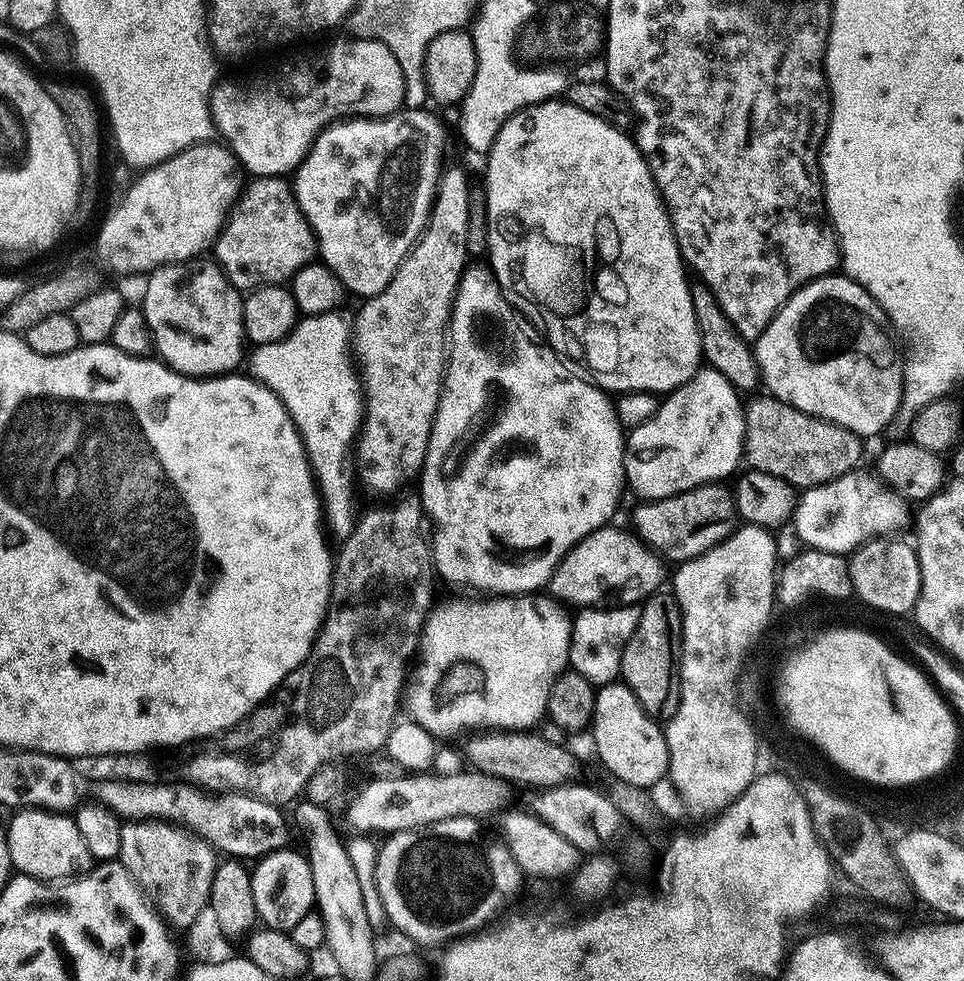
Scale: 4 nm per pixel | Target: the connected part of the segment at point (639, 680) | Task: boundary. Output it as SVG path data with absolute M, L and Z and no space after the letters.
M657 590L639 605L638 626L621 654L619 679L638 698L642 710L657 722L667 722L680 705L680 642L683 616L675 595Z

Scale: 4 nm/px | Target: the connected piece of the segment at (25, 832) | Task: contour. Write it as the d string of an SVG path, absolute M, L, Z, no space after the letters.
M25 808L13 816L16 817L6 825L6 831L12 866L17 873L45 882L67 882L92 871L92 855L86 850L86 842L71 815L43 808Z

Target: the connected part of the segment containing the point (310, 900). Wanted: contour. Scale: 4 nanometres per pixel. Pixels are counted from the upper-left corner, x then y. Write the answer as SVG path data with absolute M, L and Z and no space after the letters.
M285 846L255 861L252 869L252 889L257 917L267 927L291 930L317 907L314 879L308 857L303 851L291 852Z

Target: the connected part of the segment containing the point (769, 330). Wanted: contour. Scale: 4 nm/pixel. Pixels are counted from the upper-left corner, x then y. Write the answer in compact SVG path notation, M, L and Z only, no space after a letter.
M829 274L819 276L817 280L812 280L809 284L804 284L795 292L791 298L779 308L772 321L764 327L762 334L755 337L754 357L756 360L756 369L760 372L760 380L765 384L767 391L776 396L782 402L802 410L808 416L817 416L819 420L828 420L840 428L845 428L856 433L861 438L867 436L876 436L884 427L896 417L896 410L900 404L900 394L904 389L904 369L902 367L902 356L898 351L897 341L890 331L889 317L886 315L879 302L873 298L863 286L856 283L848 277L847 274Z

